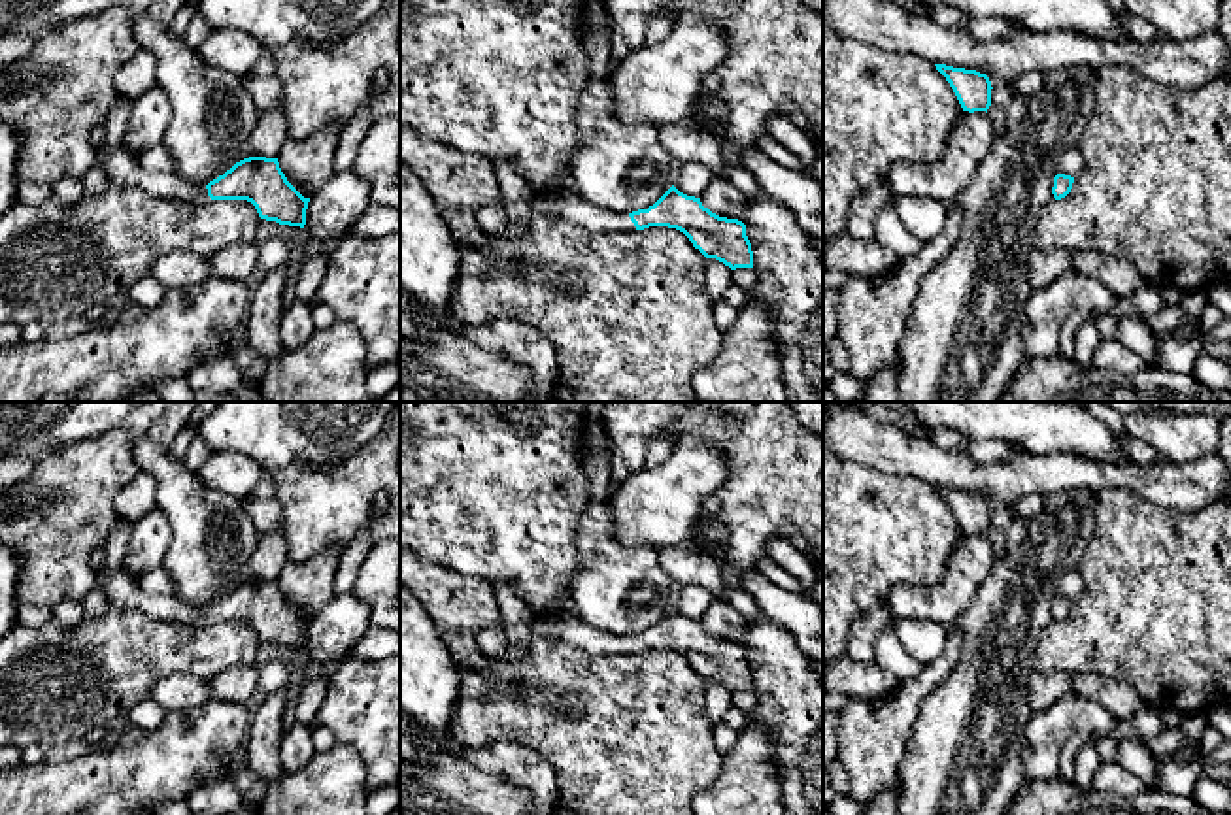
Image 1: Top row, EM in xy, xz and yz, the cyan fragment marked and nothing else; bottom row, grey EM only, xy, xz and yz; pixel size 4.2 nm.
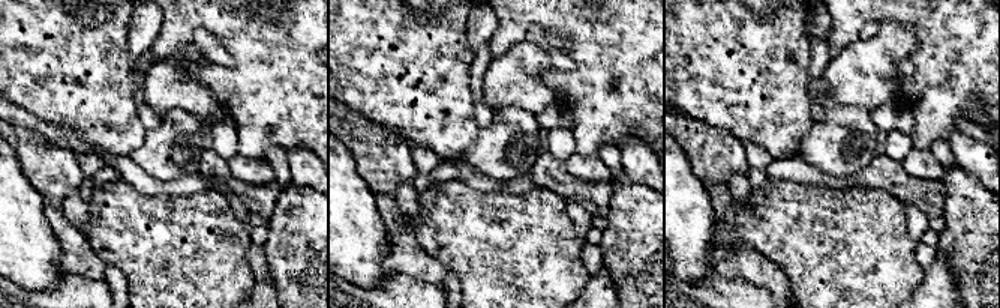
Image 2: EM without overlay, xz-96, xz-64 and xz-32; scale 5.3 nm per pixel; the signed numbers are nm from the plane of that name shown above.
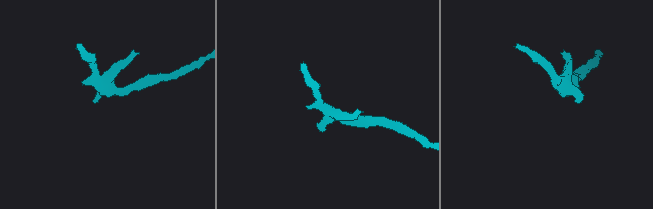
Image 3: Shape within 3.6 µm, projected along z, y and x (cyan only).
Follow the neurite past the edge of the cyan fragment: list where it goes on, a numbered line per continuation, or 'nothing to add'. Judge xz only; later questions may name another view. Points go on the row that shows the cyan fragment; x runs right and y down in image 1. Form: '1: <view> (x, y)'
1: xz (571, 208)

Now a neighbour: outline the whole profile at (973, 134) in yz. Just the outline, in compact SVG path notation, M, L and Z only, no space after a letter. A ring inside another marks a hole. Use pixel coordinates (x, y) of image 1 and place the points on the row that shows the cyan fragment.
M963 111L938 160L933 164L902 160L891 166L887 174L891 200L925 196L952 202L970 185L995 140L995 128L986 111Z

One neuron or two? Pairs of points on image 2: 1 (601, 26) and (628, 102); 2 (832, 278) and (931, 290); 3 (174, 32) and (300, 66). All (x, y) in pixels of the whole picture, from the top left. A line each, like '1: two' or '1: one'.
1: one
2: two
3: one

